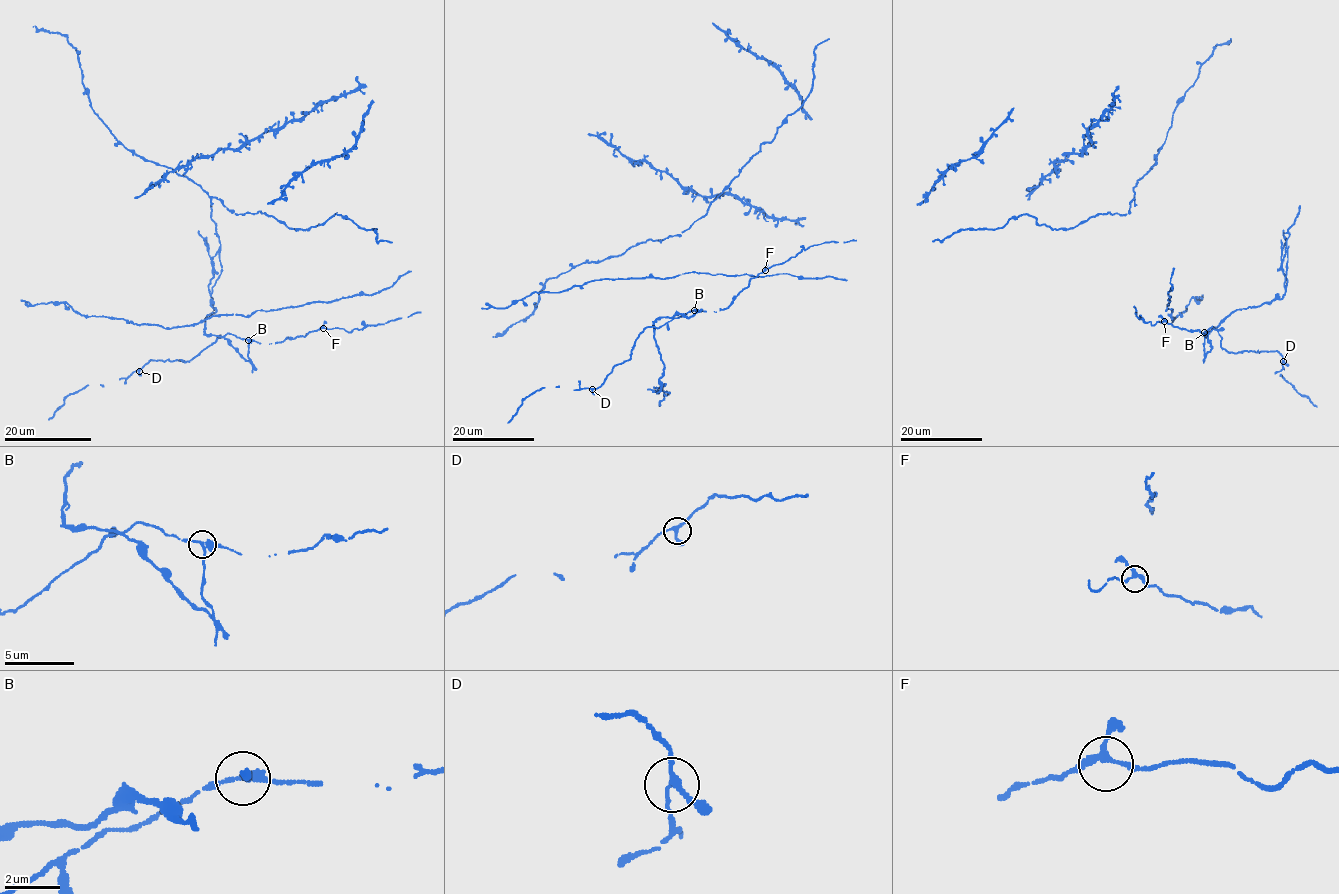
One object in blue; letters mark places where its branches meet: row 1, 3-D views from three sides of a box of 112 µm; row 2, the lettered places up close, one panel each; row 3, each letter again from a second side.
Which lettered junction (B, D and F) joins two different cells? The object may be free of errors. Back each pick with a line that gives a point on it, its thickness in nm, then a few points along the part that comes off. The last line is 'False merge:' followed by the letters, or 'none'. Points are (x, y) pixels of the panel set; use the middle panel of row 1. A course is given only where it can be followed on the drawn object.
B: Place: (694, 310). Thickness 220 nm. Course of the part to remove: (694, 310), (689, 317), (675, 314), (653, 322), (664, 365), (660, 392), (670, 393), (664, 394), (660, 406)
False merge: B

